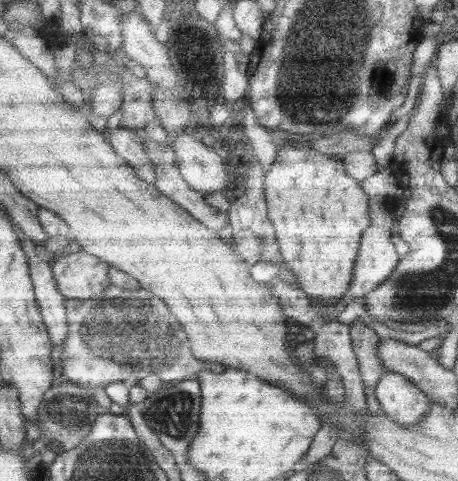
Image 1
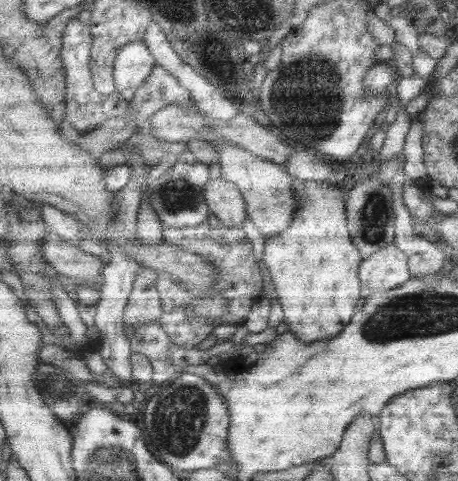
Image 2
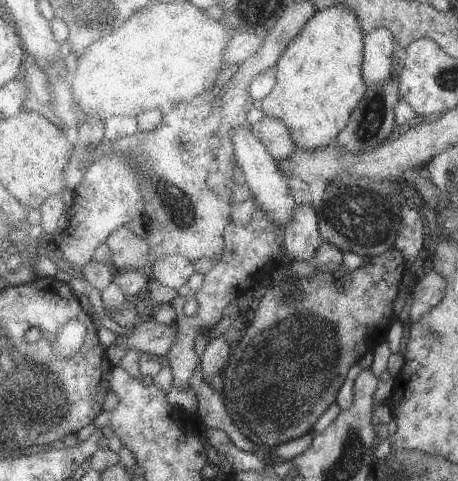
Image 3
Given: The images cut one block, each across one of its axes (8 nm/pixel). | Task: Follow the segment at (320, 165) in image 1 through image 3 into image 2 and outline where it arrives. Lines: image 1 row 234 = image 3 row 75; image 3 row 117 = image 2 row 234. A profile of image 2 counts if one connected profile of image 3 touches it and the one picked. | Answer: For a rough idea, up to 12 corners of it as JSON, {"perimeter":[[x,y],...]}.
{"perimeter":[[291,178],[291,226],[265,234],[299,342],[355,314],[363,258],[337,180]]}

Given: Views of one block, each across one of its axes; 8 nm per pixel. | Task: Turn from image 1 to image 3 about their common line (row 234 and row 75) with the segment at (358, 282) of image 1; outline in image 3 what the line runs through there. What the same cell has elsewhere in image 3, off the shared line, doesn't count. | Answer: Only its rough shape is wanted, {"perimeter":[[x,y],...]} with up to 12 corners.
{"perimeter":[[375,28],[363,38],[361,76],[367,86],[393,72],[393,34]]}

